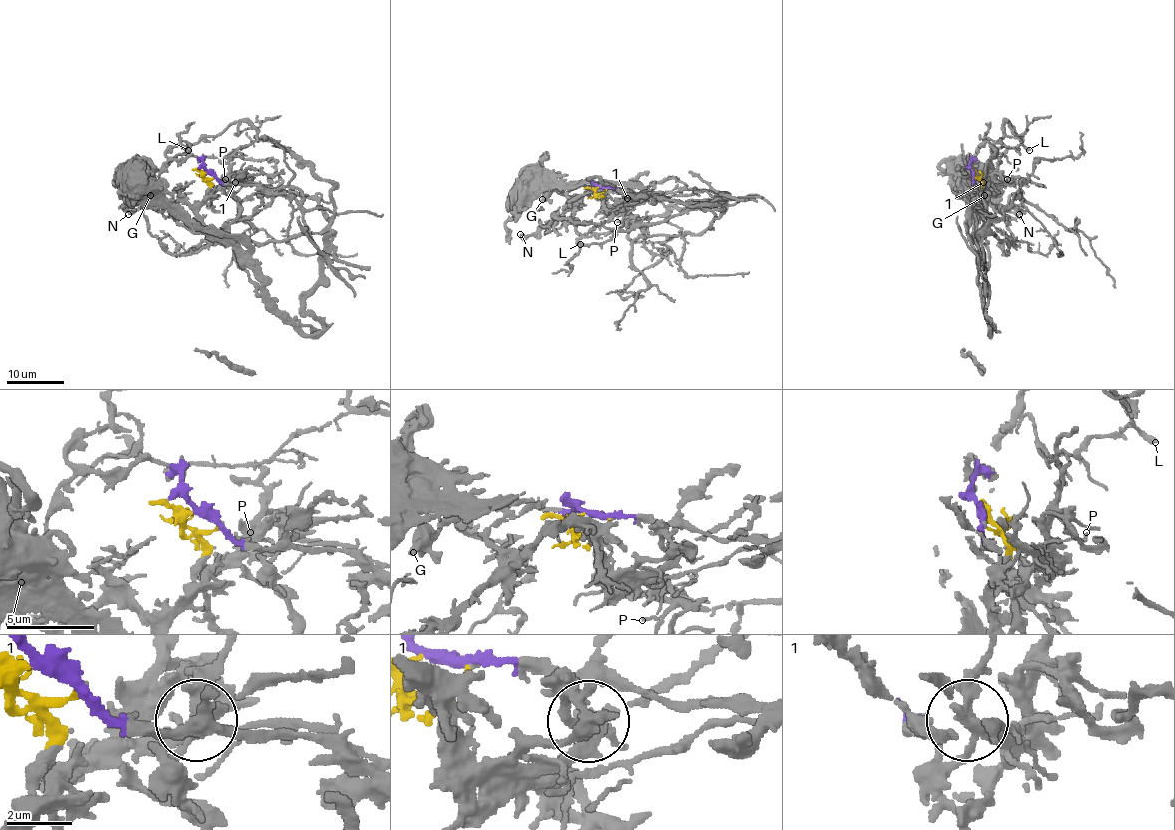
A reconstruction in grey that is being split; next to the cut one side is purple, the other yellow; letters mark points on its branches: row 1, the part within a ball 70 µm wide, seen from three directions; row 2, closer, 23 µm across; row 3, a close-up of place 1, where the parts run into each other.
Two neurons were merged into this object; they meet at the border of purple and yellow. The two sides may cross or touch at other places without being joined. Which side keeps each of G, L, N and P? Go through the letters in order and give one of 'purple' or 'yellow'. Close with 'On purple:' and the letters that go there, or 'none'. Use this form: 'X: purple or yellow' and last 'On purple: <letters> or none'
G: purple
L: purple
N: yellow
P: purple
On purple: G, L, P

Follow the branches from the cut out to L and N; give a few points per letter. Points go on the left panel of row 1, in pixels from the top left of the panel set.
L: (206, 173), (198, 157), (165, 154), (181, 141), (189, 150), (179, 154), (188, 144), (188, 150)
N: (206, 173), (204, 177), (208, 181), (209, 194), (201, 203), (174, 201), (161, 210), (144, 207), (128, 214)

